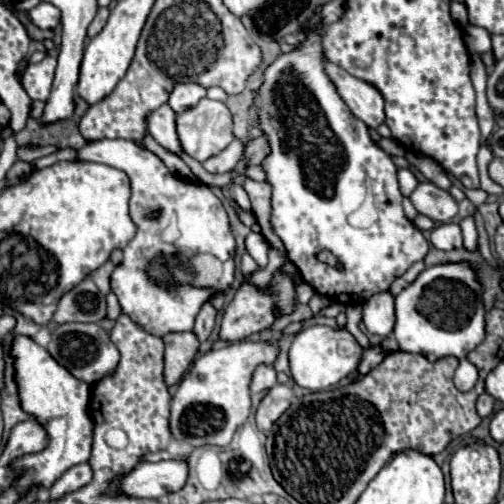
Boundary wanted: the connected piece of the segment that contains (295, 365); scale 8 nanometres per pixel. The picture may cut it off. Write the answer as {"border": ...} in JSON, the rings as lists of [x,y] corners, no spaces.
{"border":[[[311,325],[303,331],[299,331],[293,339],[293,345],[289,349],[289,365],[291,365],[291,377],[297,385],[321,391],[325,387],[337,385],[341,379],[349,377],[363,355],[363,347],[357,343],[357,339],[343,327],[333,329],[327,325]]]}

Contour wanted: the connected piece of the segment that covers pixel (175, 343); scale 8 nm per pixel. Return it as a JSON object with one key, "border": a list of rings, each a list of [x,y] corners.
{"border":[[[193,331],[167,333],[163,337],[165,343],[165,383],[177,383],[191,367],[193,357],[199,349],[199,339]]]}

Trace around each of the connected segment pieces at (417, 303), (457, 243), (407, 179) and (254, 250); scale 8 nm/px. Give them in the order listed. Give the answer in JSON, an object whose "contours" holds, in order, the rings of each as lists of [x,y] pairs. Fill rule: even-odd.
{"contours":[[[[469,261],[459,263],[437,263],[419,273],[419,277],[405,287],[395,297],[395,313],[397,323],[393,335],[401,347],[401,351],[421,353],[431,361],[441,359],[445,355],[455,355],[459,361],[465,361],[465,355],[473,351],[485,337],[485,305],[483,305],[483,285],[477,277],[477,269]]],[[[441,223],[439,227],[431,229],[431,243],[437,249],[451,251],[463,247],[463,237],[461,237],[461,227],[457,223]]],[[[399,169],[399,189],[405,197],[409,197],[409,193],[413,193],[413,189],[419,185],[417,177],[409,171],[409,169]]],[[[249,233],[245,239],[247,253],[255,257],[257,265],[267,265],[267,241],[259,233]]]]}

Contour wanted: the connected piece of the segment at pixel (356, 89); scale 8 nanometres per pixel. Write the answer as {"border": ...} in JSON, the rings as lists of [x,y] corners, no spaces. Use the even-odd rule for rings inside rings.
{"border":[[[327,63],[325,71],[355,117],[359,117],[371,129],[385,123],[385,101],[373,85],[349,75],[335,63]]]}

